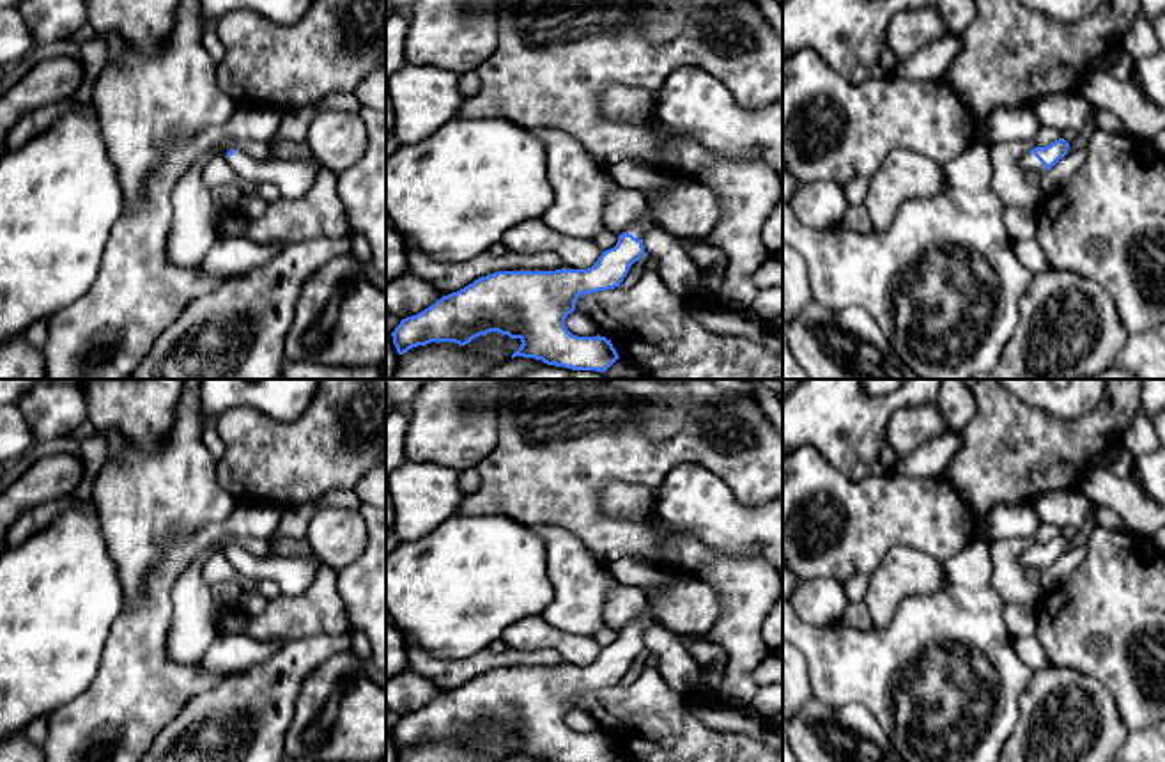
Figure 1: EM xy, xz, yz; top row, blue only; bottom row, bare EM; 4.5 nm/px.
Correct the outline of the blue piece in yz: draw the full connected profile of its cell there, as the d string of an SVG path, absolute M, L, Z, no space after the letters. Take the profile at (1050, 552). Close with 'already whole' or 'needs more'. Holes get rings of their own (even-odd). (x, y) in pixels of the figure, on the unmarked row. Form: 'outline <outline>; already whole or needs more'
outline M1064 535L1055 537L1046 544L1034 544L1027 549L1020 562L1025 571L1046 571L1061 555L1068 551L1069 540Z; needs more

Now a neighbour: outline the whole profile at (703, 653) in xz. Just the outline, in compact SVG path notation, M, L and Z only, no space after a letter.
M696 640L685 649L699 666L714 661L722 661L724 665L728 663L728 654L719 643Z

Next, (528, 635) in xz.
M540 615L517 620L501 640L513 652L556 652L567 666L588 666L602 652L593 636L559 631Z

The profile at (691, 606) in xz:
M699 578L650 588L648 595L657 622L678 636L710 633L721 613L717 592Z

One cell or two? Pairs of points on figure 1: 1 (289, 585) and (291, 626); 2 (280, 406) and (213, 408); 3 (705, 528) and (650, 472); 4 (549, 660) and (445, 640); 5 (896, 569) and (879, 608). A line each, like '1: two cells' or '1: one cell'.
1: two cells
2: one cell
3: two cells
4: two cells
5: one cell

